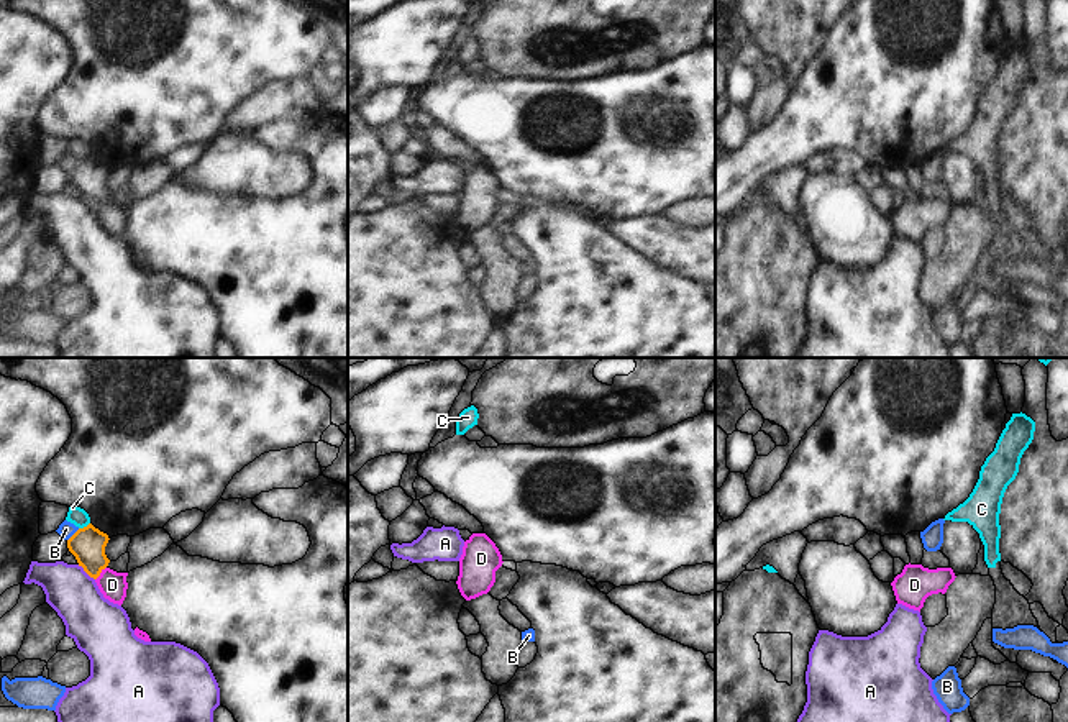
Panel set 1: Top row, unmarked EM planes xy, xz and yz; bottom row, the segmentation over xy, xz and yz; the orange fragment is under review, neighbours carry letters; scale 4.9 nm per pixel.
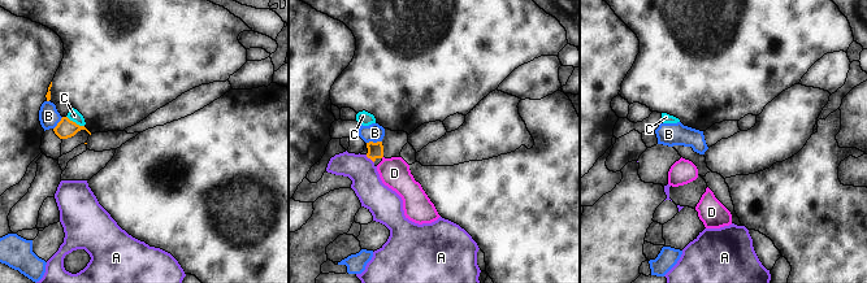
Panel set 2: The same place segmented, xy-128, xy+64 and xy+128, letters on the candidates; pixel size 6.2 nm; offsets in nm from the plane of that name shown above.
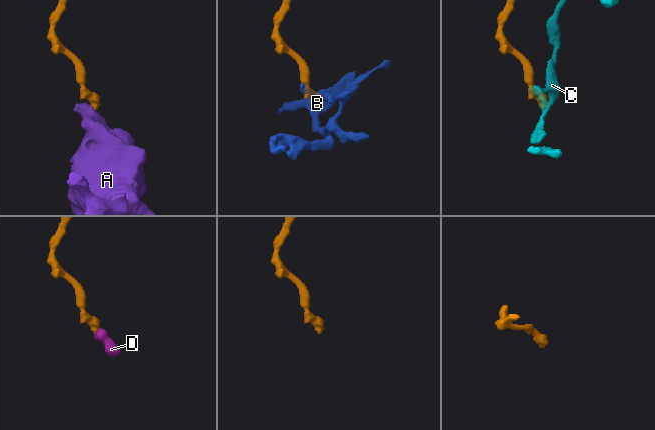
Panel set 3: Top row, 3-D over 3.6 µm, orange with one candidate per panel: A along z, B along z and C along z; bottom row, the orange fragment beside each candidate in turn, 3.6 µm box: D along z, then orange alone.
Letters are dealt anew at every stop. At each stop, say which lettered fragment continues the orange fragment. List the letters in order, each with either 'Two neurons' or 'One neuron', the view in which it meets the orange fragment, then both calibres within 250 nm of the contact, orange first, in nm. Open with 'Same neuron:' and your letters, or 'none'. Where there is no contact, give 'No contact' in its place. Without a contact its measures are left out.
Same neuron: D
A: Two neurons. Touches orange in xy. Thickness 170 nm (orange) against 260 nm
B: Two neurons. Touches orange in xy. Thickness 170 nm (orange) against 80 nm
C: Two neurons. Touches orange in xy. Thickness 170 nm (orange) against 90 nm
D: One neuron. Touches orange in xy. Thickness 170 nm (orange) against 140 nm.

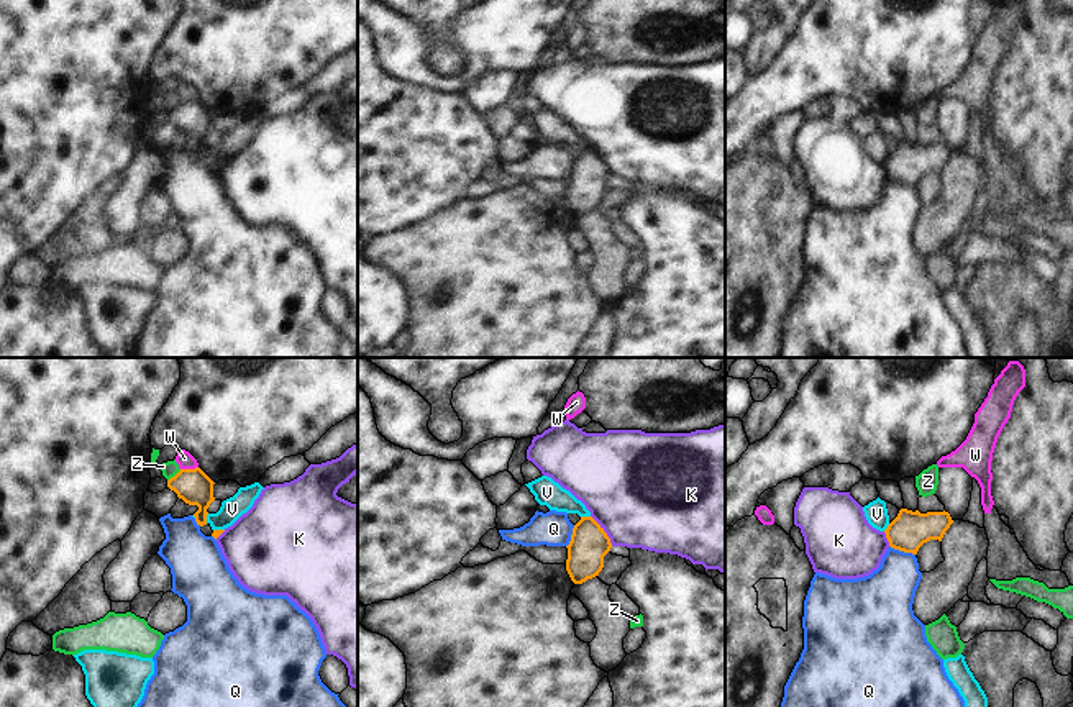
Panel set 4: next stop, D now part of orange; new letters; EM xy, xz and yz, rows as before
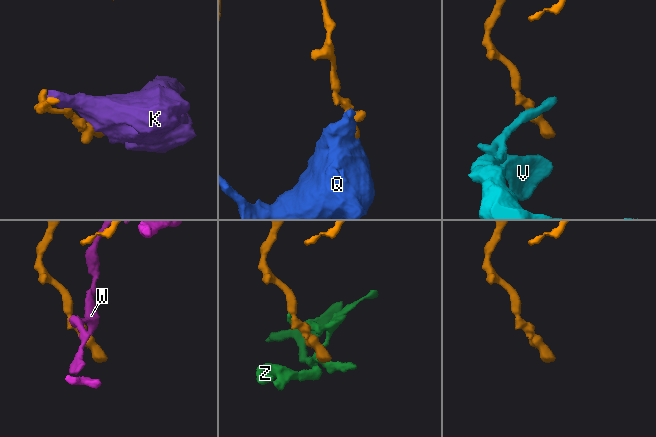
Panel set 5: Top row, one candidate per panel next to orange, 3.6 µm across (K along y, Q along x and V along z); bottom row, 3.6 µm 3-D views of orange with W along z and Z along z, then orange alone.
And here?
Same neuron: none
K: Two neurons. Touches orange in xz. Thickness 190 nm (orange) against 480 nm
Q: Two neurons. Touches orange in yz. Thickness 190 nm (orange) against 280 nm
V: Two neurons. Touches orange in xy. Thickness 170 nm (orange) against 110 nm
W: Two neurons. Touches orange in xy. Thickness 170 nm (orange) against 80 nm
Z: Two neurons. Touches orange in xy. Thickness 170 nm (orange) against 80 nm.

